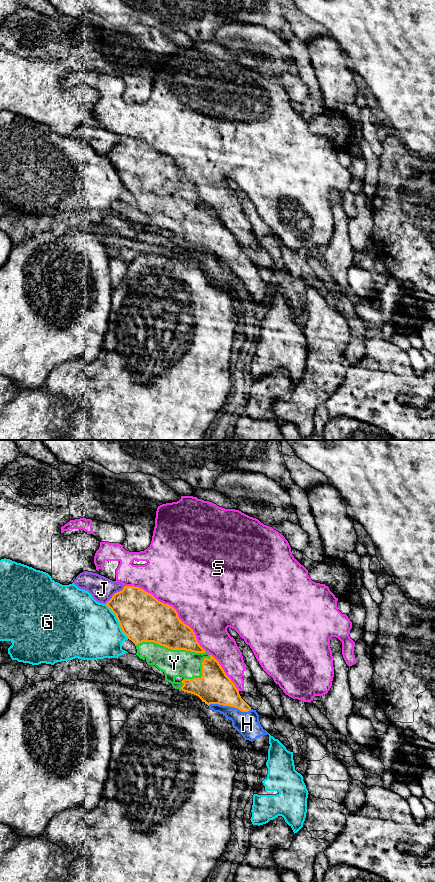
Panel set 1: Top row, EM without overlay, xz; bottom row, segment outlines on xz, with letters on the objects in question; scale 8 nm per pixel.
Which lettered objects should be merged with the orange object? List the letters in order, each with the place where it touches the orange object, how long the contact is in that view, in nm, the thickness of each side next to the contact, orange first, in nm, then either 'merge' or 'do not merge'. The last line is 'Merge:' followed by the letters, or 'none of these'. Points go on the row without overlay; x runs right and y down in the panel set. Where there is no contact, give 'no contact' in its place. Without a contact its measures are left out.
G: contact xz (118, 173); length 340 nm; calibres 380 and 480 nm; do not merge
H: contact xz (230, 258); length 360 nm; calibres 280 and 190 nm; merge
J: contact xz (115, 145); length 220 nm; calibres 360 and 200 nm; do not merge
S: contact xz (171, 158); length 850 nm; calibres 380 and 500 nm; do not merge
Y: contact xz (170, 200); length 550 nm; calibres 320 and 220 nm; merge
Merge: H, Y

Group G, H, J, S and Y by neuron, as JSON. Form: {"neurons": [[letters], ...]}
{"neurons": [["G"], ["H", "Y"], ["J"], ["S"]]}

